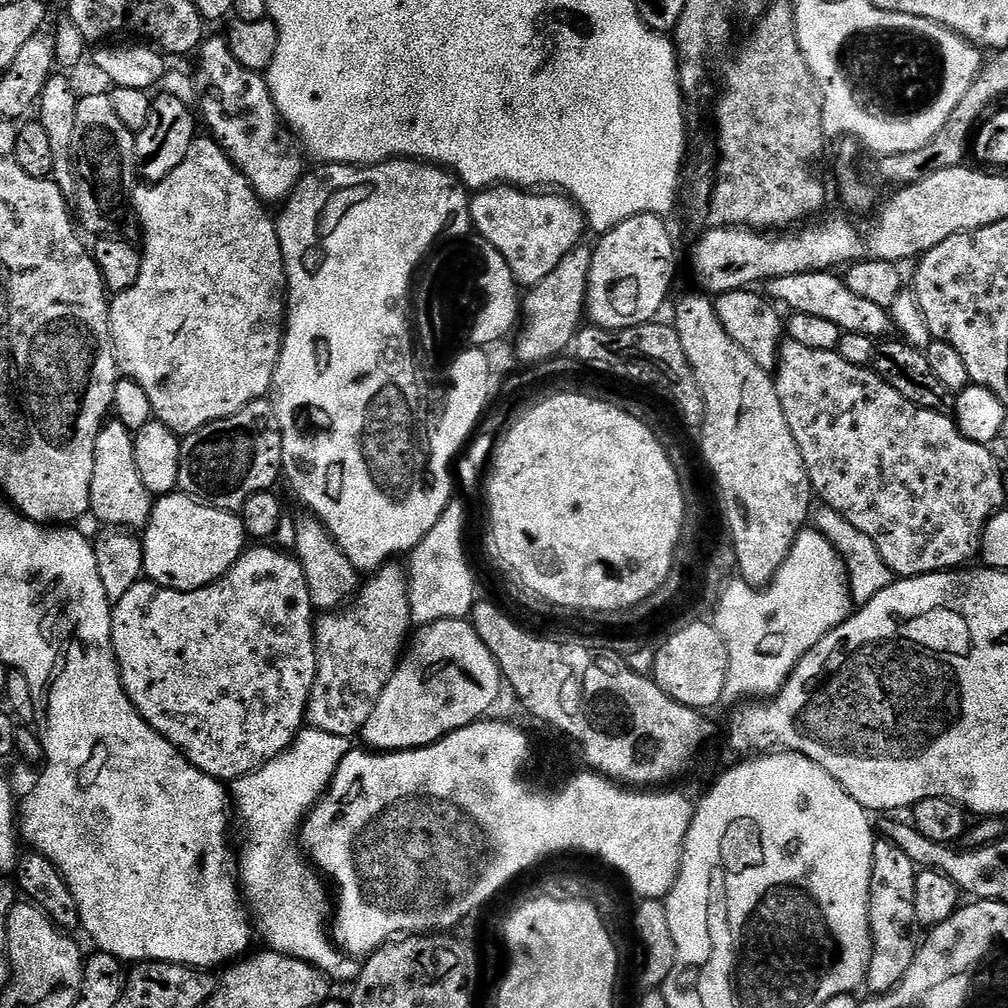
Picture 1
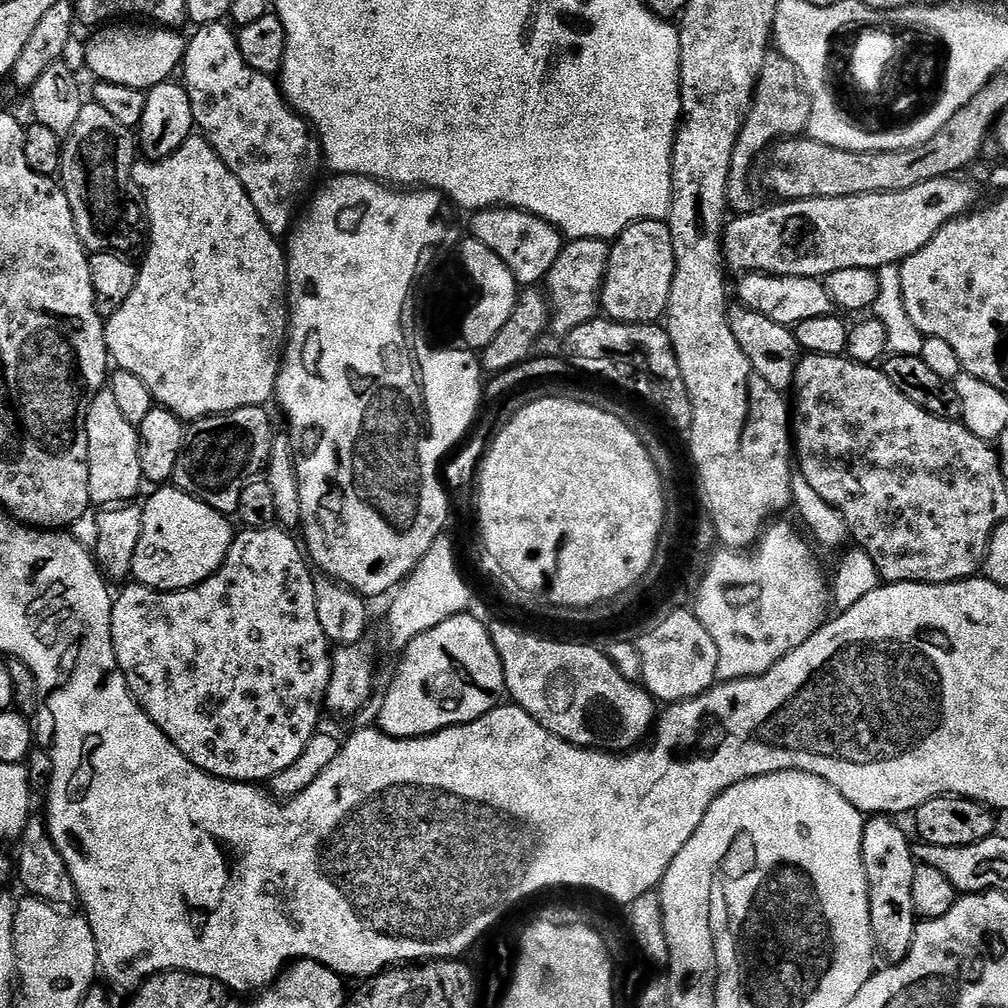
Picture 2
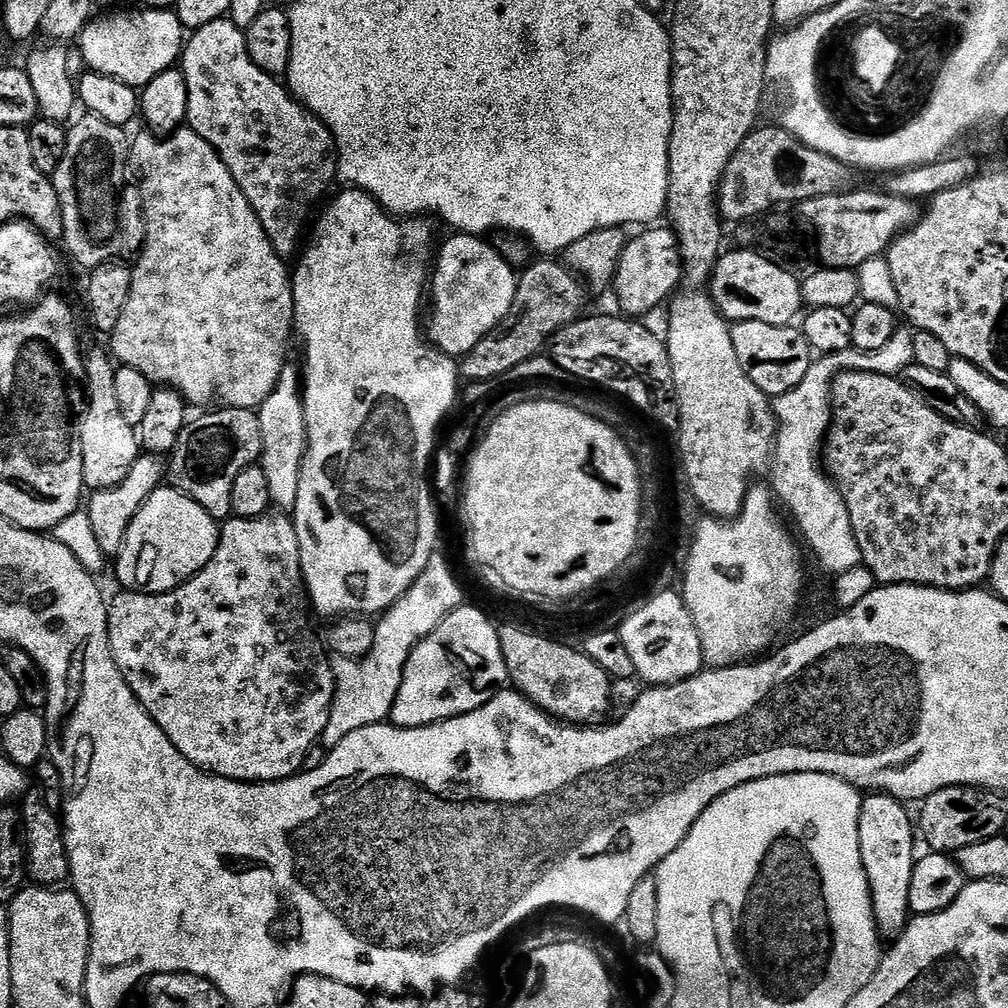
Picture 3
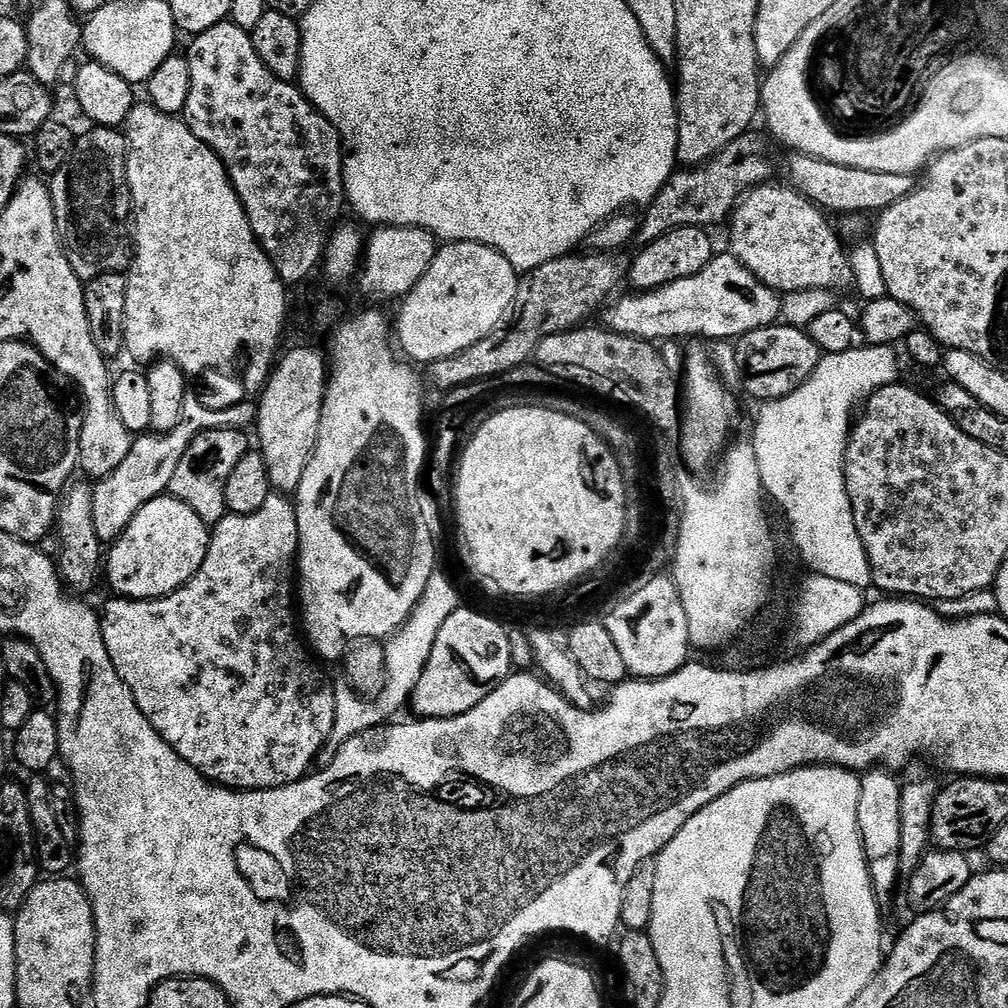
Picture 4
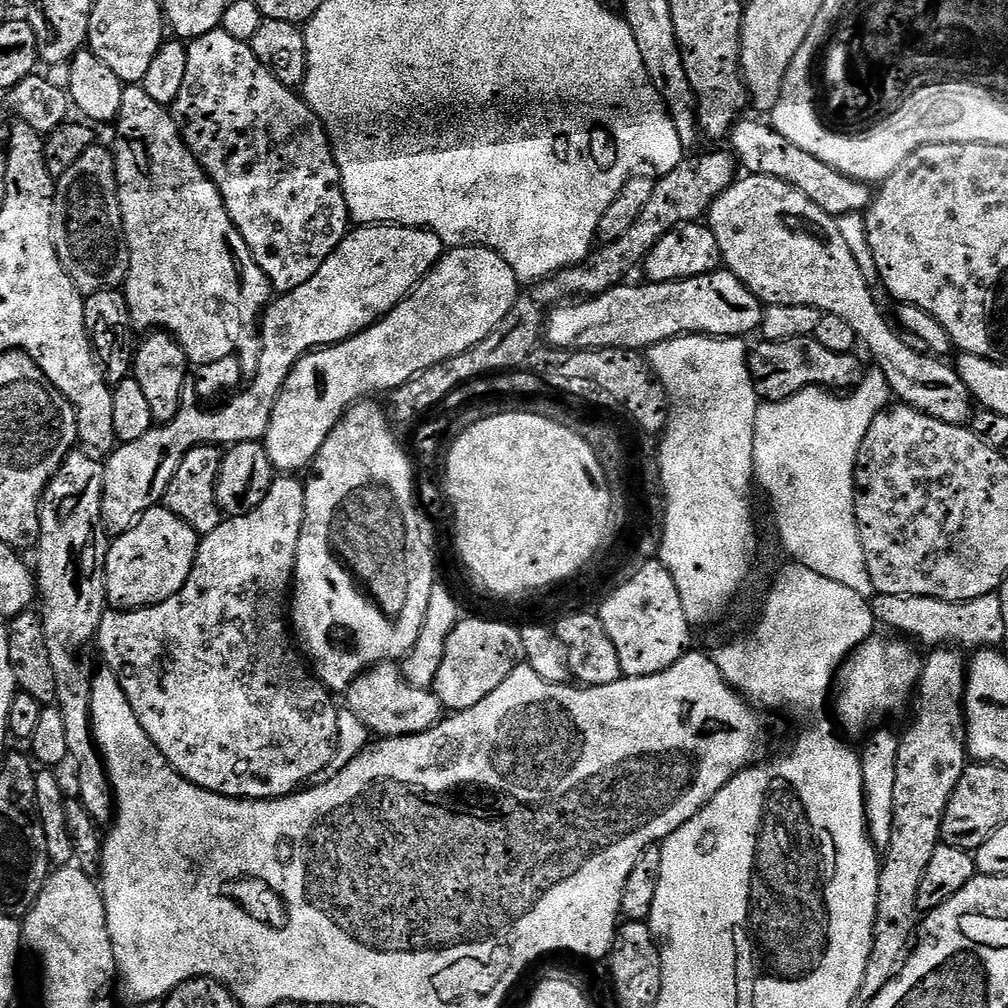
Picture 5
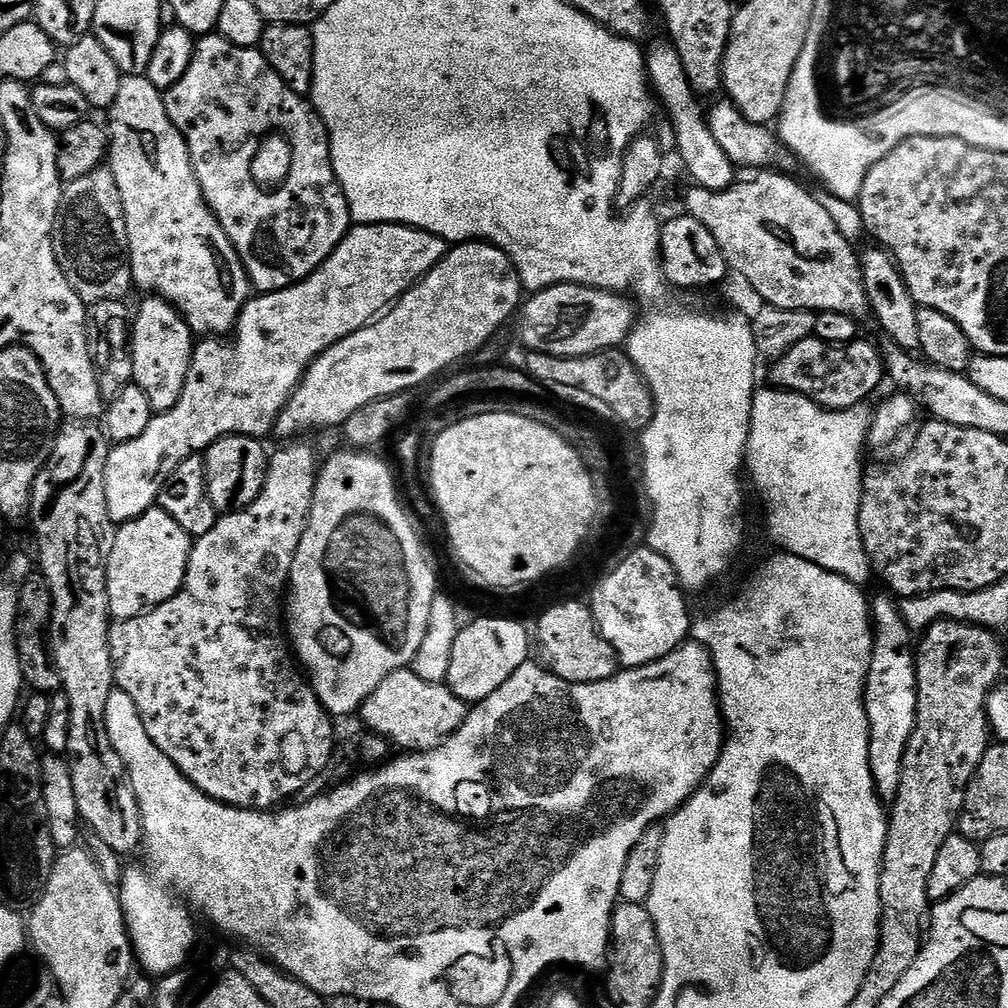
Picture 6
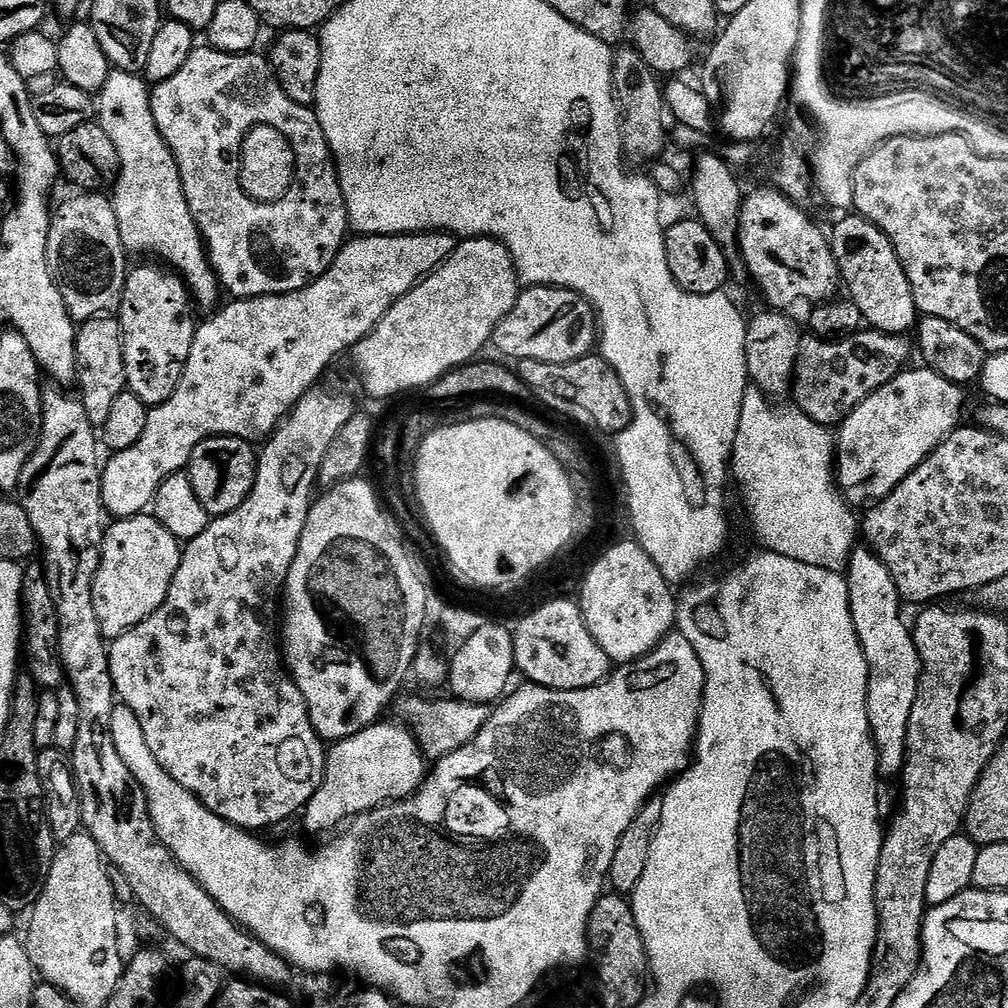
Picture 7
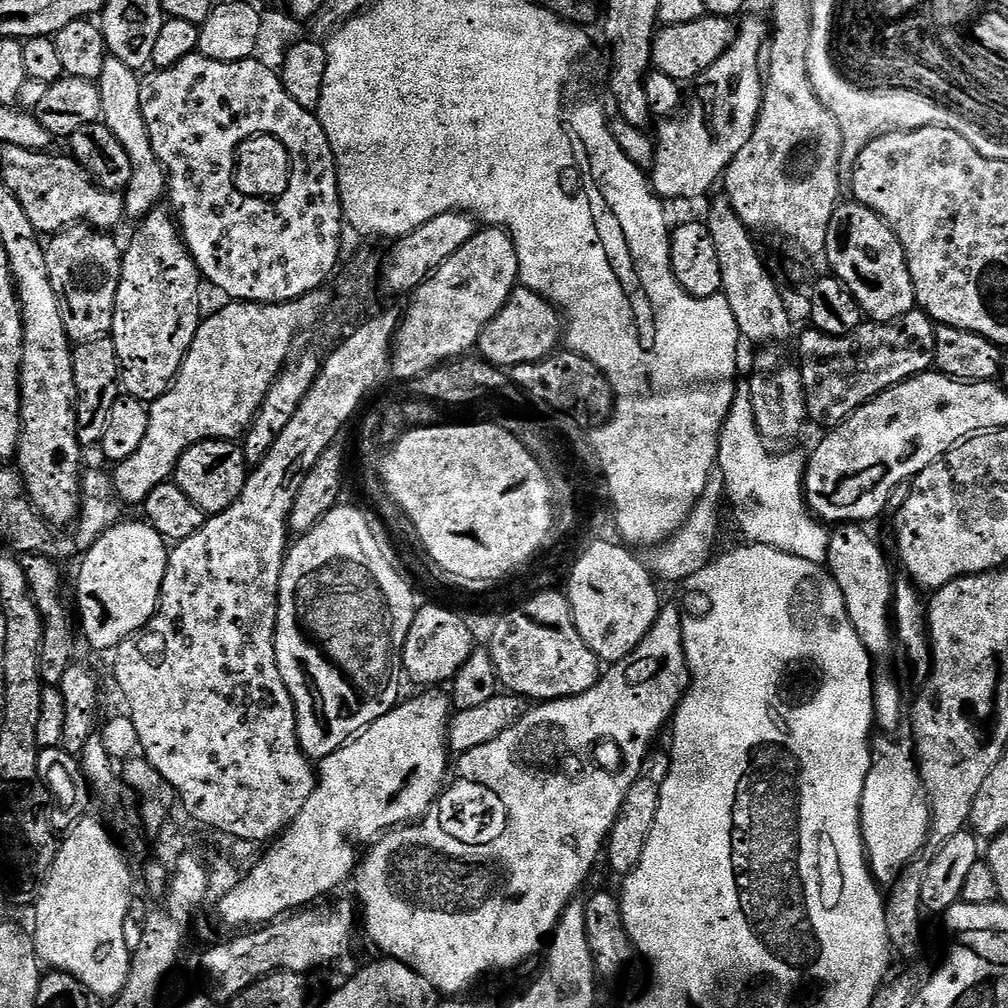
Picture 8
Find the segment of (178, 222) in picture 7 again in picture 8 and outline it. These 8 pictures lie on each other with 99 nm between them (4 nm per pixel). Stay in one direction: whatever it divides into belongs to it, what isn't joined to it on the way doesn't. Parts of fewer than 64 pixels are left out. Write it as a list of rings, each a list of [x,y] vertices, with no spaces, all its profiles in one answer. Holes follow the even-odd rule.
[[[109,55],[107,62],[102,66],[102,74],[98,81],[102,94],[102,123],[111,130],[114,138],[118,138],[118,142],[122,142],[126,154],[130,154],[132,177],[123,193],[124,210],[129,217],[136,216],[135,218],[147,216],[166,196],[166,173],[150,146],[150,134],[142,118],[140,82],[141,77],[137,69],[126,66],[126,62],[114,55]]]

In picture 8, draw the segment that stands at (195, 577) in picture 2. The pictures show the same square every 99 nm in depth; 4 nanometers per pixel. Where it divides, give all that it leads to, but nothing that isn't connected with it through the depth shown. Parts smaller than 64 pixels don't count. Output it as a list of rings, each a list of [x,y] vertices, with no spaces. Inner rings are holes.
[[[137,518],[127,524],[121,522],[114,525],[94,546],[83,553],[80,564],[80,574],[76,578],[76,592],[74,588],[74,604],[78,609],[78,624],[82,629],[82,636],[88,639],[92,648],[108,648],[115,650],[128,636],[133,636],[141,628],[152,621],[152,615],[160,604],[162,582],[166,578],[168,569],[169,545],[143,519]]]

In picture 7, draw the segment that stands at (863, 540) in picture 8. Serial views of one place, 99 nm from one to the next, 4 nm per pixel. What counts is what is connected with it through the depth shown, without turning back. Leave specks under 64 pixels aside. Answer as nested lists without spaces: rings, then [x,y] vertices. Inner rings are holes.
[[[867,546],[852,549],[846,569],[850,614],[858,642],[864,651],[868,667],[866,686],[866,714],[876,745],[876,762],[881,777],[899,777],[904,770],[906,734],[910,726],[910,710],[918,698],[920,681],[920,652],[912,637],[912,628],[904,625],[900,613],[902,601],[890,570],[886,570],[876,553]]]

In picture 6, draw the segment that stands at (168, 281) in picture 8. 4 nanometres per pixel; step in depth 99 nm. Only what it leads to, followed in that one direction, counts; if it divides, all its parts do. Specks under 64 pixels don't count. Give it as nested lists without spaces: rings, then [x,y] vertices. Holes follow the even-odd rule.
[[[149,295],[140,304],[140,309],[135,309],[134,319],[130,324],[130,351],[132,353],[132,379],[150,398],[153,413],[159,414],[170,410],[182,398],[182,386],[186,386],[186,374],[190,370],[192,350],[194,347],[194,333],[182,319],[174,305],[158,296]]]

